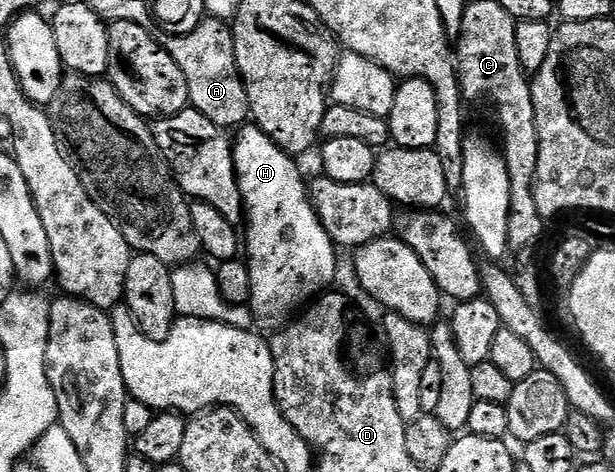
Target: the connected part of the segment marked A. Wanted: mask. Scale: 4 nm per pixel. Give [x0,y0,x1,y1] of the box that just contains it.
[165,17,248,128]

